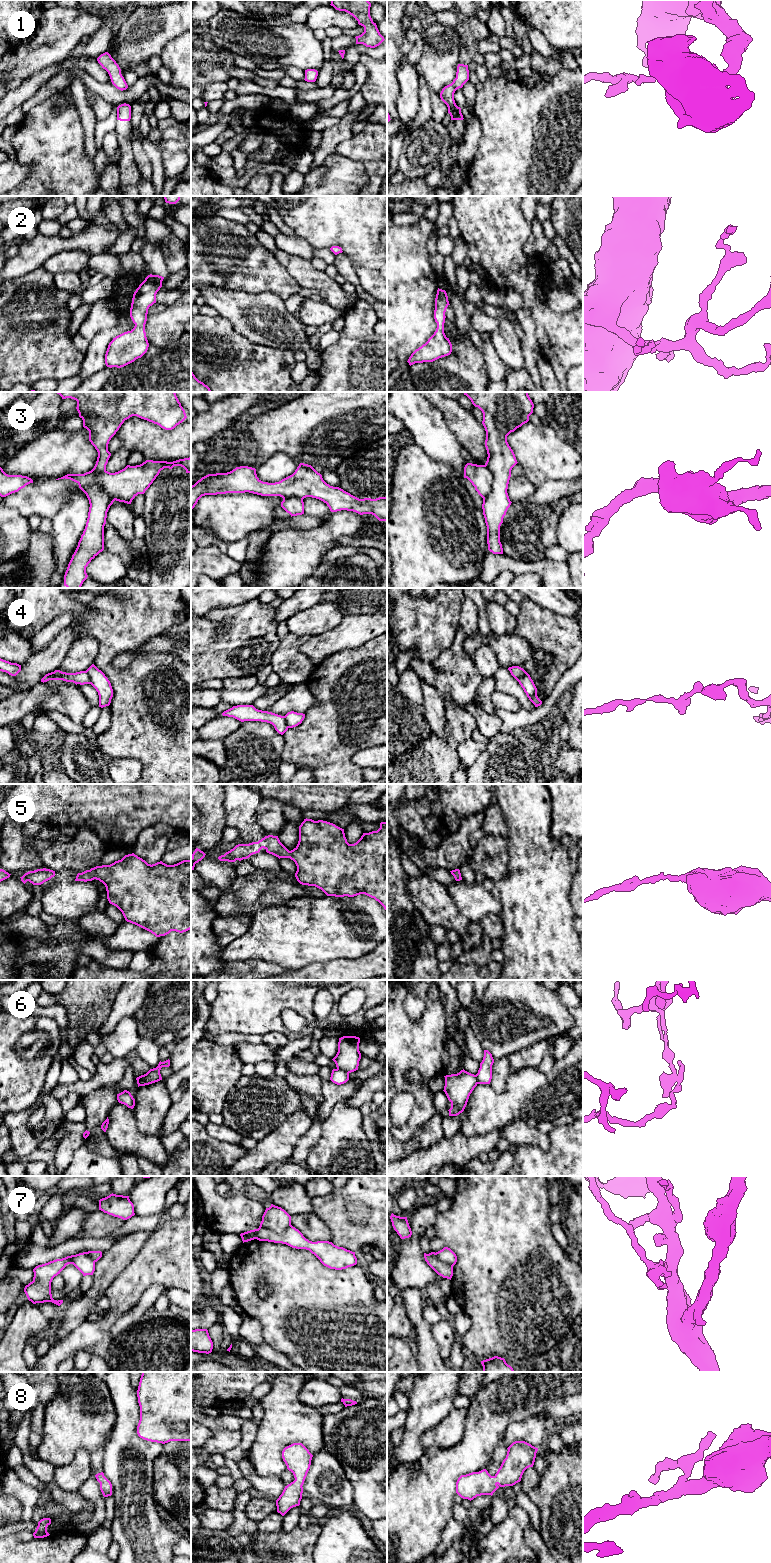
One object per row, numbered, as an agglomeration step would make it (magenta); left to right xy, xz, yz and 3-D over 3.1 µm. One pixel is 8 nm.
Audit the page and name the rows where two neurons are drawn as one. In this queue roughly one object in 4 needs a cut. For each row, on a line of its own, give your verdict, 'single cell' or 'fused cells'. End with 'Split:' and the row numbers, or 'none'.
1: single cell
2: single cell
3: fused cells
4: fused cells
5: single cell
6: fused cells
7: fused cells
8: single cell
Split: 3, 4, 6, 7

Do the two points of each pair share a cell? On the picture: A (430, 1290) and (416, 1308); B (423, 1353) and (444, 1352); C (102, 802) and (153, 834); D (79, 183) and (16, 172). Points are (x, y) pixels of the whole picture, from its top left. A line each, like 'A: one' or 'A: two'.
A: two
B: two
C: two
D: two

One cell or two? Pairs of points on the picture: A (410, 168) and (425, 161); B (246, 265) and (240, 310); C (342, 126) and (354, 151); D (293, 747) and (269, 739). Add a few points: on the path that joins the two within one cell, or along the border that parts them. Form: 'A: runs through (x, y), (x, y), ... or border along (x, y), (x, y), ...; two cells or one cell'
A: runs through (414, 164), (417, 161), (421, 161); one cell
B: border along (219, 288), (225, 291), (248, 293), (266, 291); two cells
C: border along (353, 134), (341, 141), (333, 152); two cells
D: border along (283, 735), (284, 748), (281, 760); two cells

